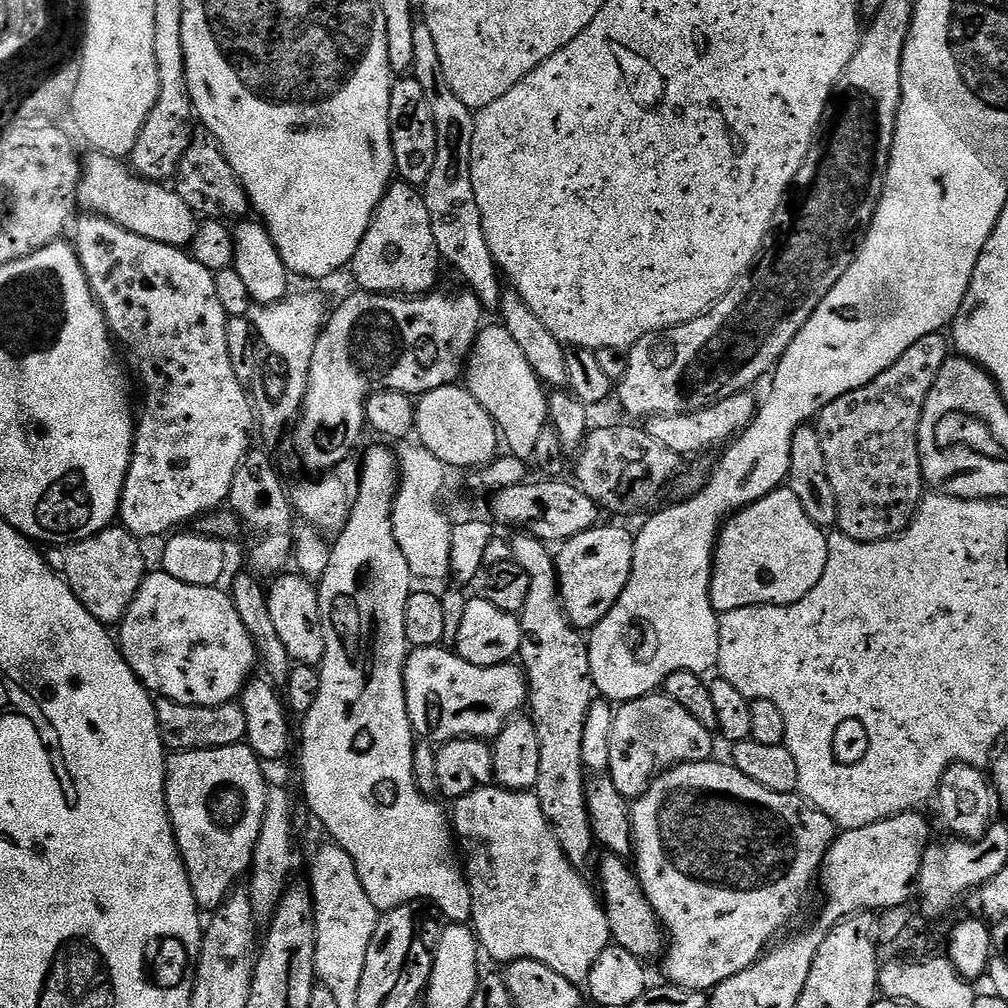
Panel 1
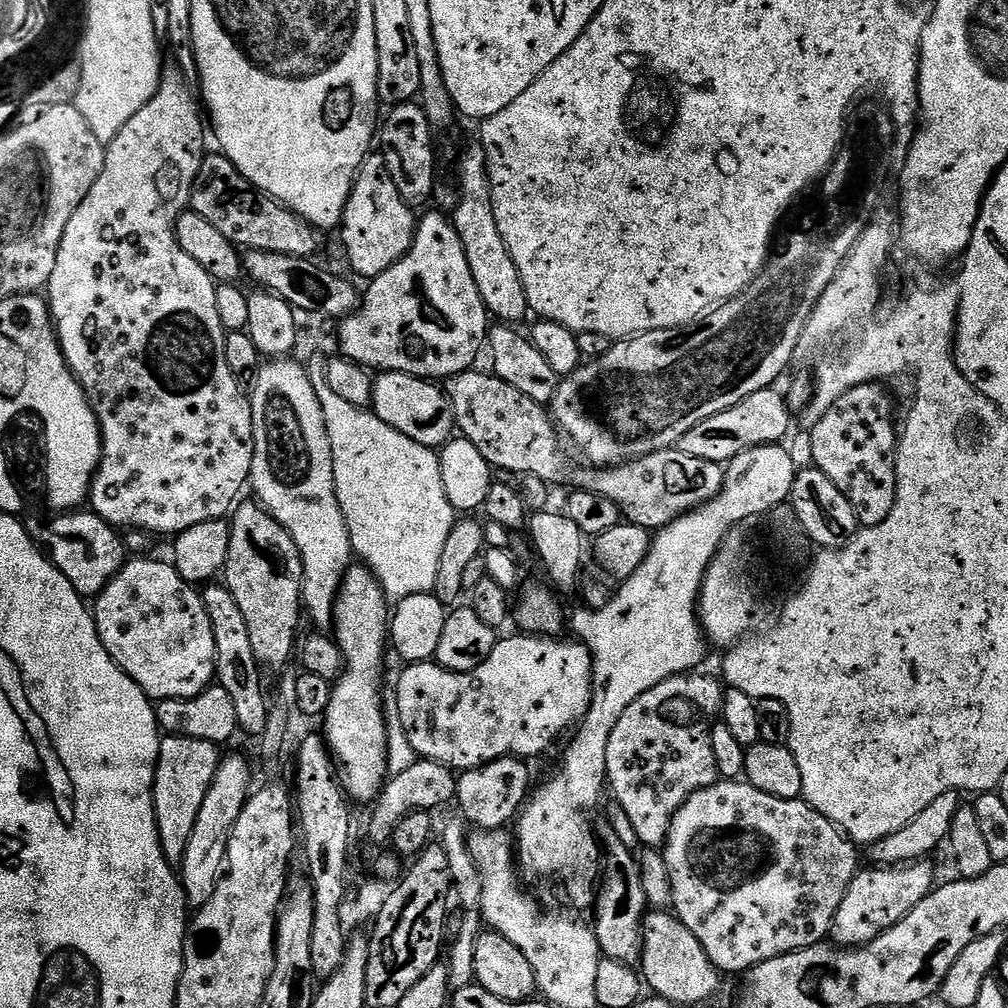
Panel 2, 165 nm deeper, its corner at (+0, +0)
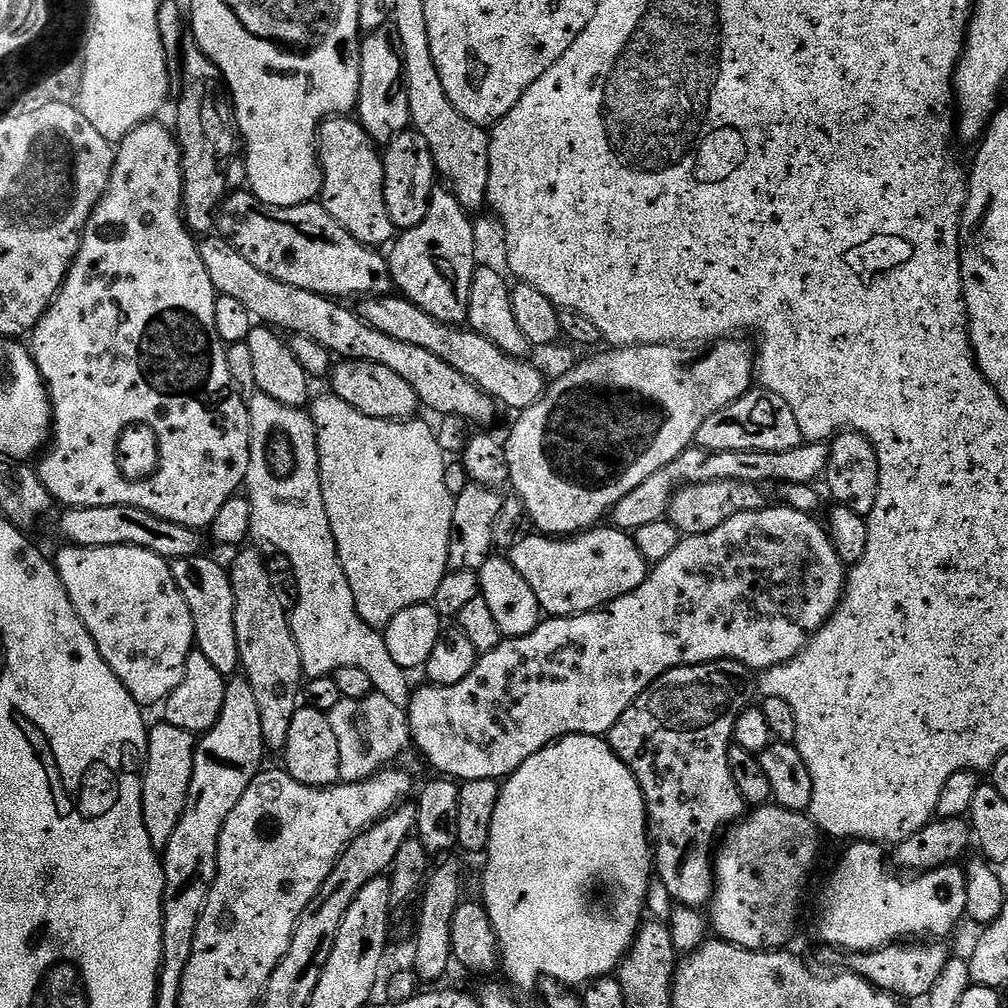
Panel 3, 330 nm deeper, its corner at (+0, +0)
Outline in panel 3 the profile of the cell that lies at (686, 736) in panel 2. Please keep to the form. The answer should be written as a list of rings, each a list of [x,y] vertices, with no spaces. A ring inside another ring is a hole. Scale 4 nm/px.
[[[713,660],[711,664],[671,668],[628,707],[606,737],[616,757],[634,774],[644,795],[655,875],[670,890],[673,901],[686,908],[703,909],[711,901],[714,845],[721,833],[746,812],[742,794],[738,794],[734,778],[730,778],[728,751],[734,743],[732,735],[740,713],[753,703],[752,692],[754,696],[753,669],[737,660]]]

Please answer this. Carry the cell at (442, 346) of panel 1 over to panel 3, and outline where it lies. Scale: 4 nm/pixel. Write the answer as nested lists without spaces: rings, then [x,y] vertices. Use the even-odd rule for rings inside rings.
[[[437,186],[432,189],[430,206],[426,210],[426,218],[418,222],[418,226],[403,229],[395,237],[388,256],[388,268],[392,272],[395,291],[405,300],[414,302],[426,314],[430,314],[443,324],[463,325],[468,318],[470,306],[470,282],[474,278],[478,261],[476,261],[476,232],[472,229],[473,217],[468,209],[462,207],[458,198],[447,187]]]

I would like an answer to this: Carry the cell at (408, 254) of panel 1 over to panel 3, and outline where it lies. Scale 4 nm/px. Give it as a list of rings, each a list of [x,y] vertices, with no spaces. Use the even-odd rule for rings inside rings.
[[[333,116],[325,120],[318,133],[318,155],[320,173],[324,176],[319,203],[350,235],[358,238],[358,242],[377,250],[391,245],[398,230],[390,218],[390,210],[386,210],[384,162],[359,119]]]

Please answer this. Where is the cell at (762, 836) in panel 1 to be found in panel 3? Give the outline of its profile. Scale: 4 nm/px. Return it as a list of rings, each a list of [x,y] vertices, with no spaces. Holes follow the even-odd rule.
[[[756,806],[723,833],[714,852],[714,887],[710,909],[710,928],[727,944],[751,952],[770,952],[783,949],[796,932],[804,887],[816,868],[820,856],[822,833],[811,815],[791,812],[779,806]]]

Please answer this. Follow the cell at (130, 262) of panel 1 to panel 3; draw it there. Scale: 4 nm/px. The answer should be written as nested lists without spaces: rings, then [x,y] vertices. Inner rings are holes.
[[[149,122],[140,124],[130,134],[126,134],[126,138],[119,141],[118,147],[115,149],[116,161],[112,167],[110,174],[110,182],[104,191],[104,197],[96,203],[96,208],[90,214],[88,221],[84,223],[84,231],[80,237],[80,249],[78,254],[72,260],[72,265],[68,267],[68,274],[64,278],[64,285],[61,286],[59,294],[52,299],[52,304],[46,310],[46,314],[38,321],[35,328],[30,333],[30,351],[34,362],[40,371],[40,377],[44,379],[48,386],[48,399],[52,402],[52,431],[50,433],[50,443],[47,445],[46,451],[39,457],[38,475],[42,486],[46,486],[46,490],[52,495],[53,501],[57,505],[64,508],[89,508],[90,506],[134,506],[146,510],[150,514],[158,514],[158,518],[166,518],[170,522],[178,522],[182,526],[190,526],[197,530],[211,529],[214,518],[218,518],[218,510],[222,510],[222,506],[226,506],[226,502],[232,499],[241,491],[242,485],[249,479],[250,473],[250,442],[252,441],[252,427],[250,426],[250,418],[248,417],[248,405],[245,397],[238,391],[235,384],[230,378],[230,366],[228,365],[228,350],[222,342],[222,338],[218,338],[218,330],[214,326],[214,302],[217,298],[216,287],[214,282],[210,282],[210,274],[206,274],[206,265],[202,263],[202,254],[200,253],[200,245],[197,237],[189,232],[188,225],[184,222],[184,167],[182,166],[182,158],[180,157],[180,144],[177,142],[171,127],[163,128],[162,125],[156,124],[160,122]],[[131,424],[145,424],[150,426],[150,430],[154,430],[154,434],[158,438],[158,450],[160,451],[160,461],[156,466],[155,472],[147,476],[145,480],[128,480],[122,473],[116,461],[116,447],[118,446],[118,438],[125,432]]]

